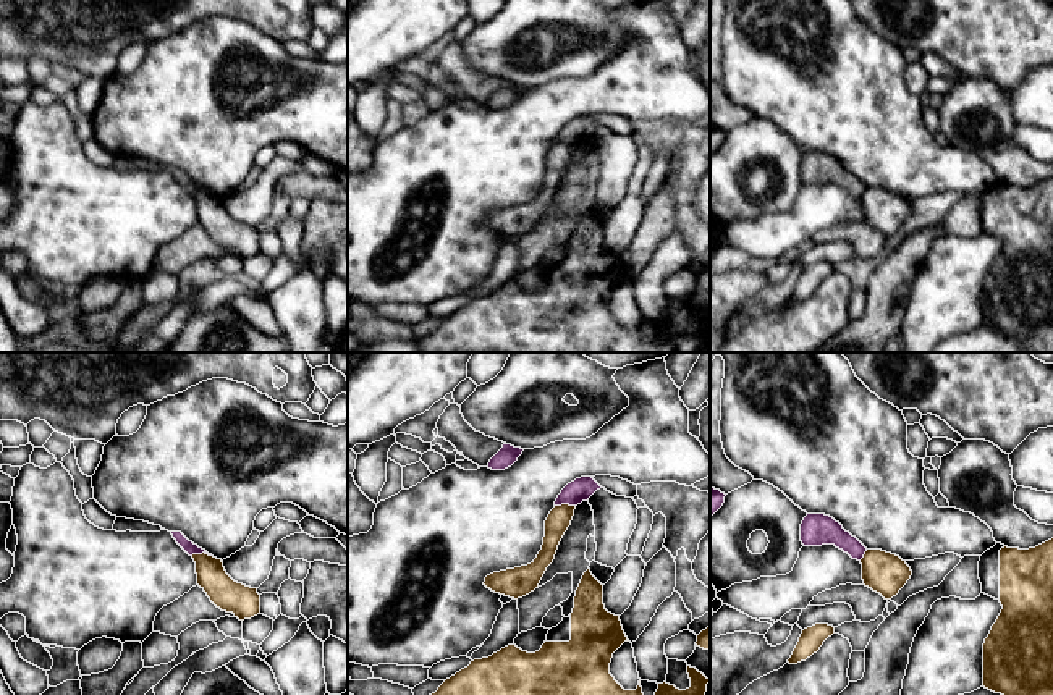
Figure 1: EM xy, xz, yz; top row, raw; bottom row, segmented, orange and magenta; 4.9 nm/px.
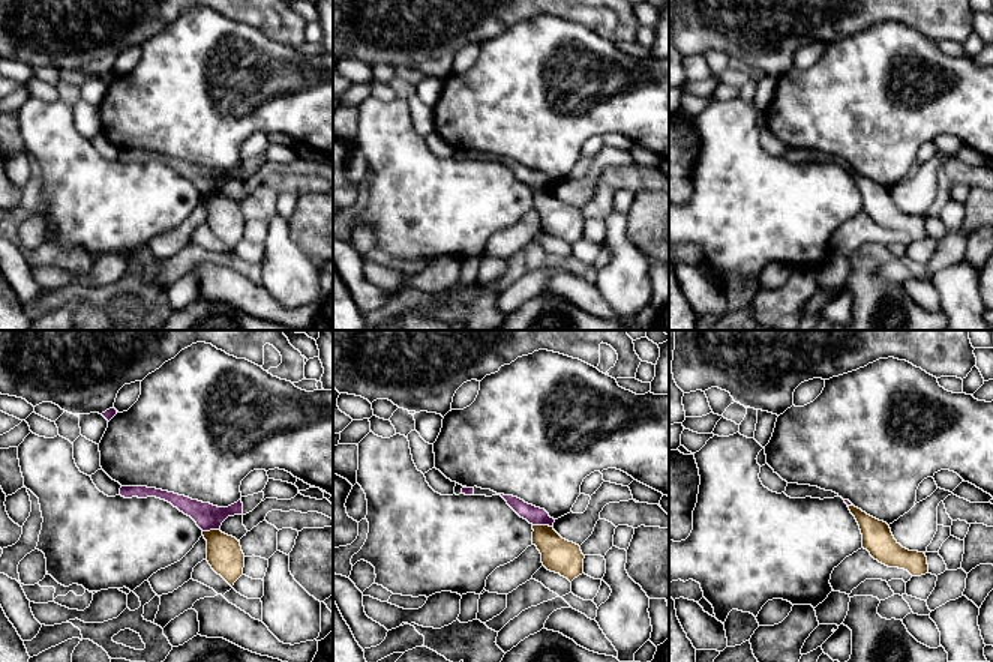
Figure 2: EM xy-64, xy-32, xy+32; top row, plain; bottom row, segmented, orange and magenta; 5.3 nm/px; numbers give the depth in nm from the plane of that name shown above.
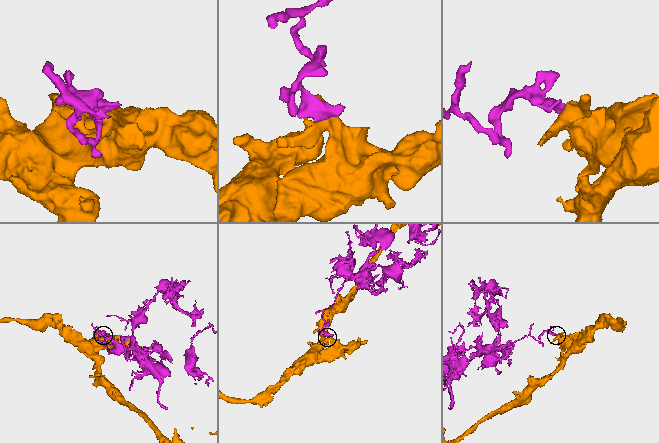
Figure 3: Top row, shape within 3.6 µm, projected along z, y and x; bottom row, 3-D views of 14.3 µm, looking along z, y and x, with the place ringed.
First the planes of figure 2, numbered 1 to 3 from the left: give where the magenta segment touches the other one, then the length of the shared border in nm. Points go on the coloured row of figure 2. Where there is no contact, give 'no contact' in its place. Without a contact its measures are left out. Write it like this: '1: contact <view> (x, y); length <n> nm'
1: contact xy-64 (210, 530); length 90 nm
2: contact xy-32 (542, 526); length 110 nm
3: contact xy+32 (851, 506); length 30 nm

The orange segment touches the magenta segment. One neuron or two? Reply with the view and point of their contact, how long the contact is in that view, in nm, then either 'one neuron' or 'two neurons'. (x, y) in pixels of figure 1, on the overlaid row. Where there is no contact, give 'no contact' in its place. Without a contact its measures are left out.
xz (565, 505) | 100 nm | two neurons

